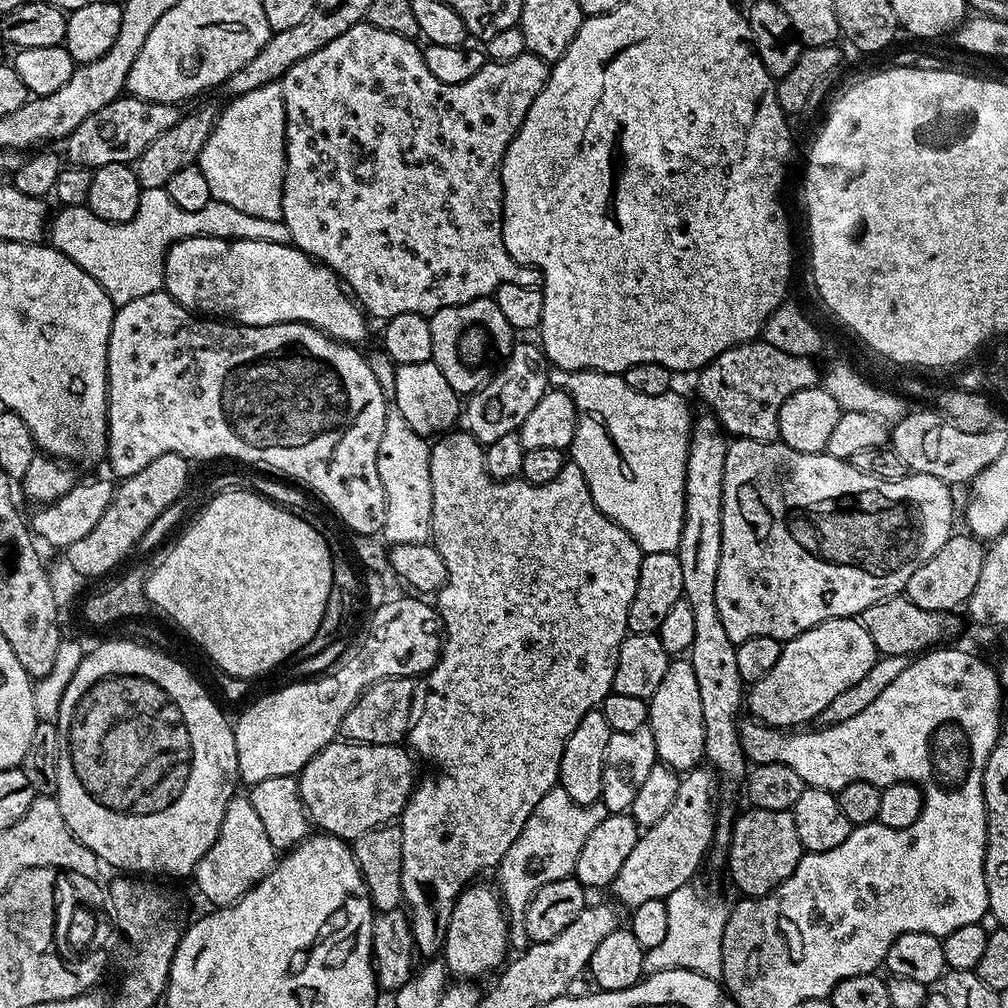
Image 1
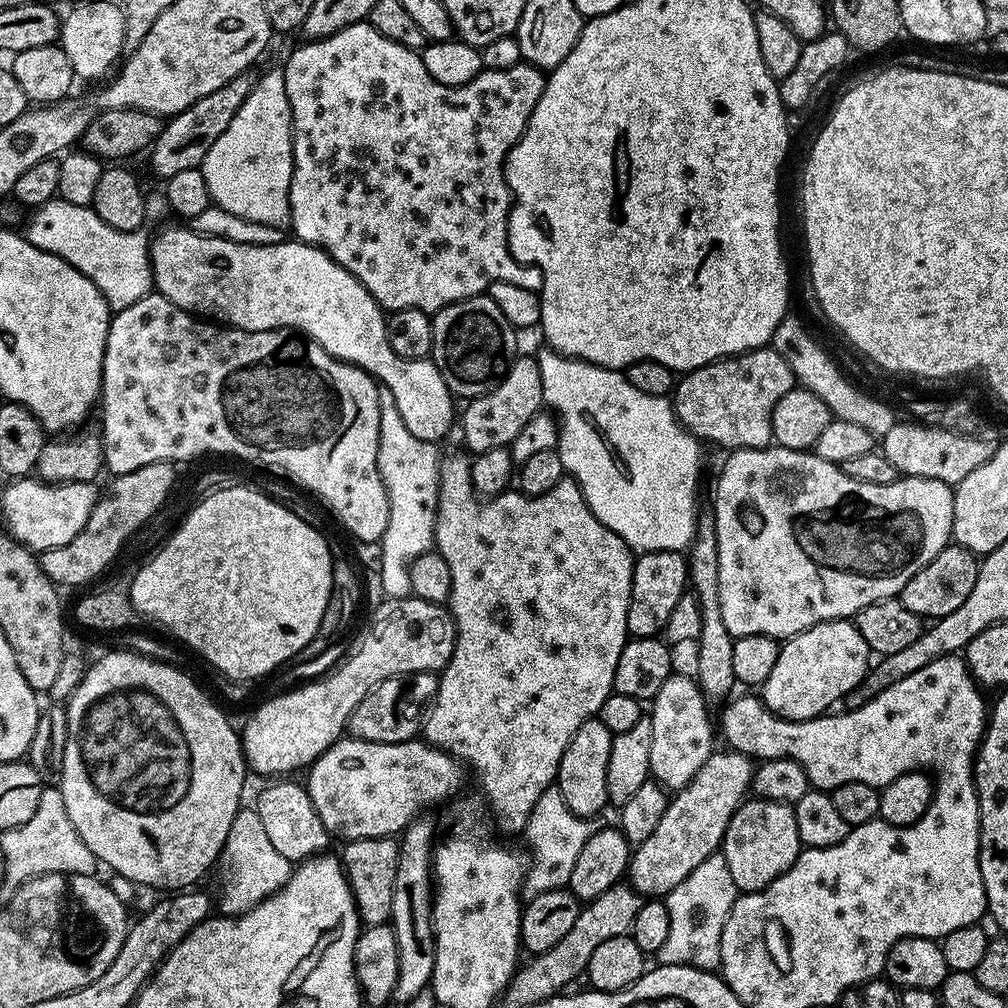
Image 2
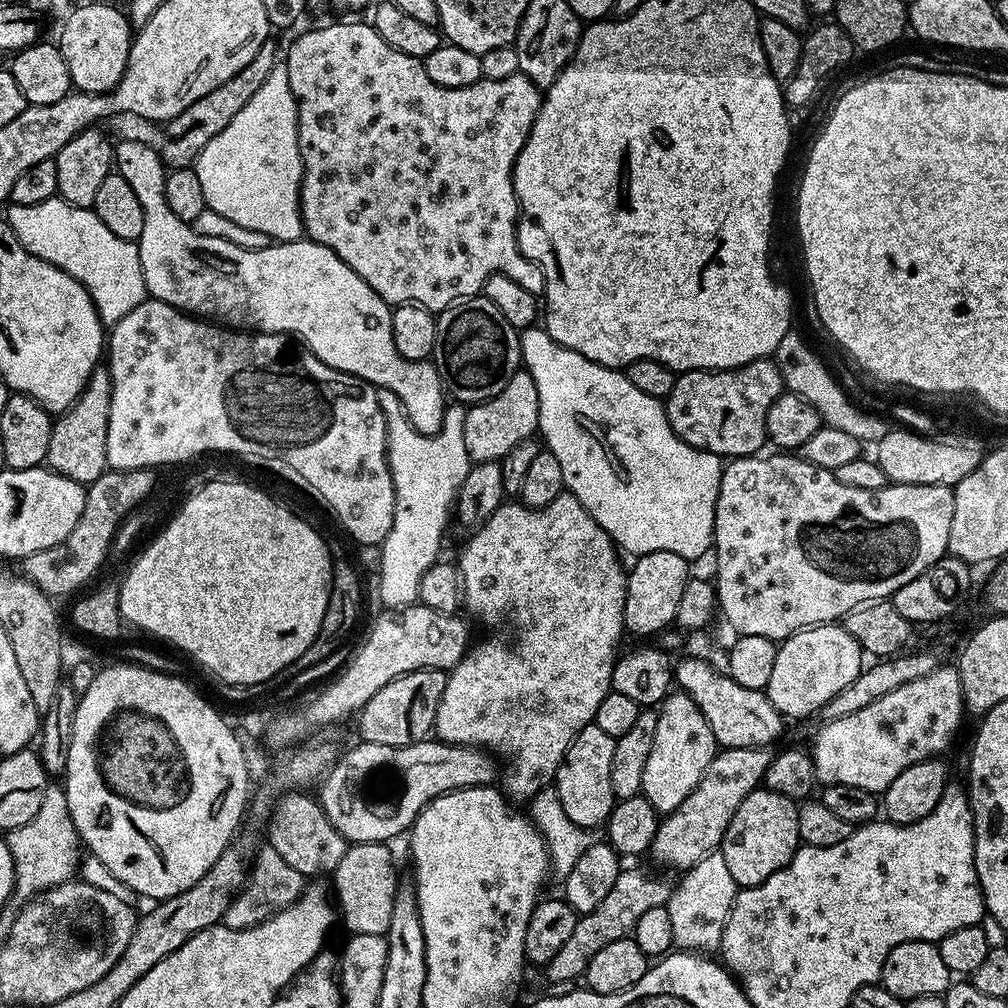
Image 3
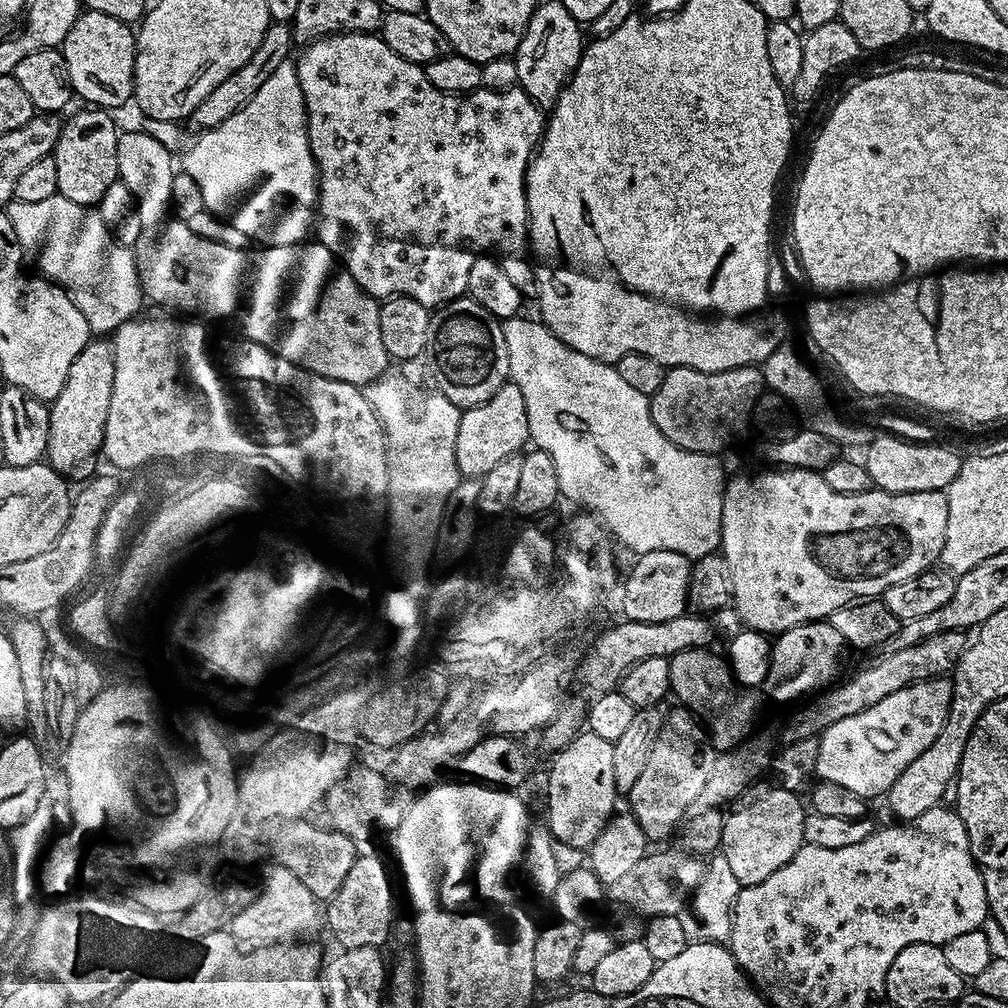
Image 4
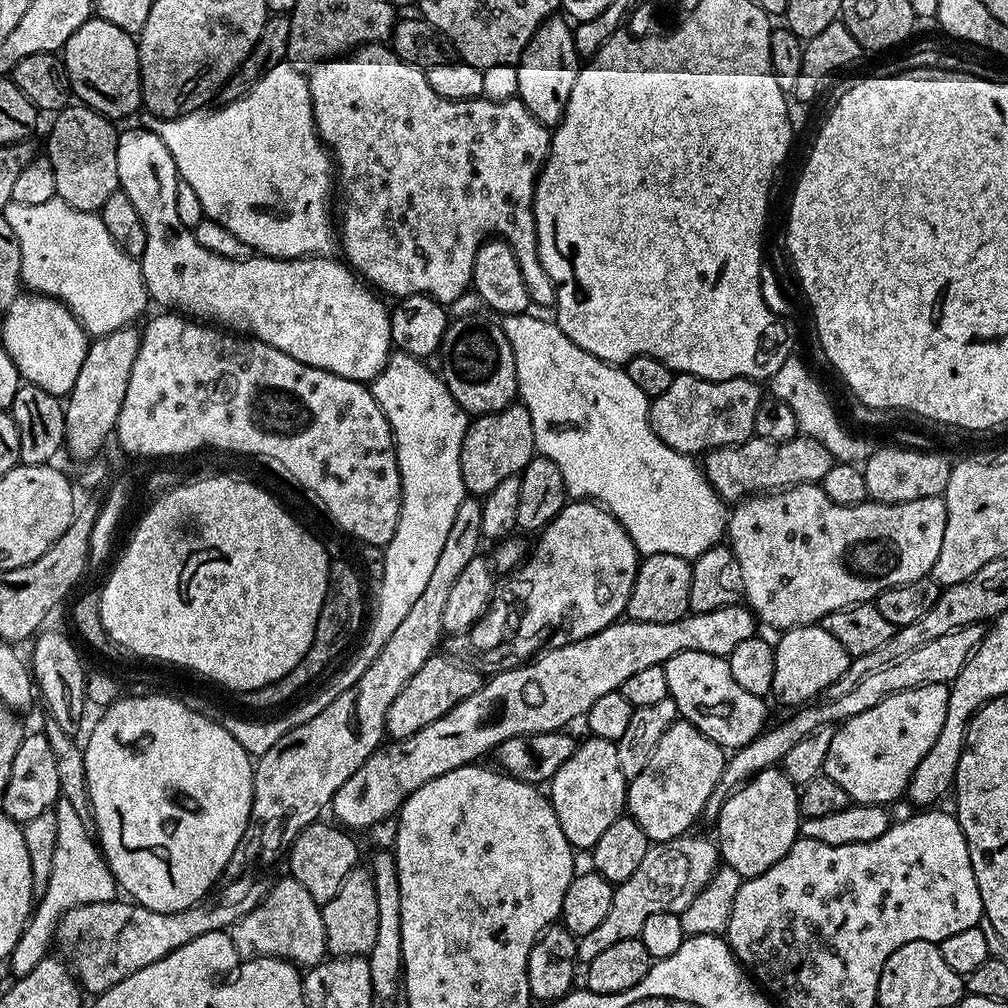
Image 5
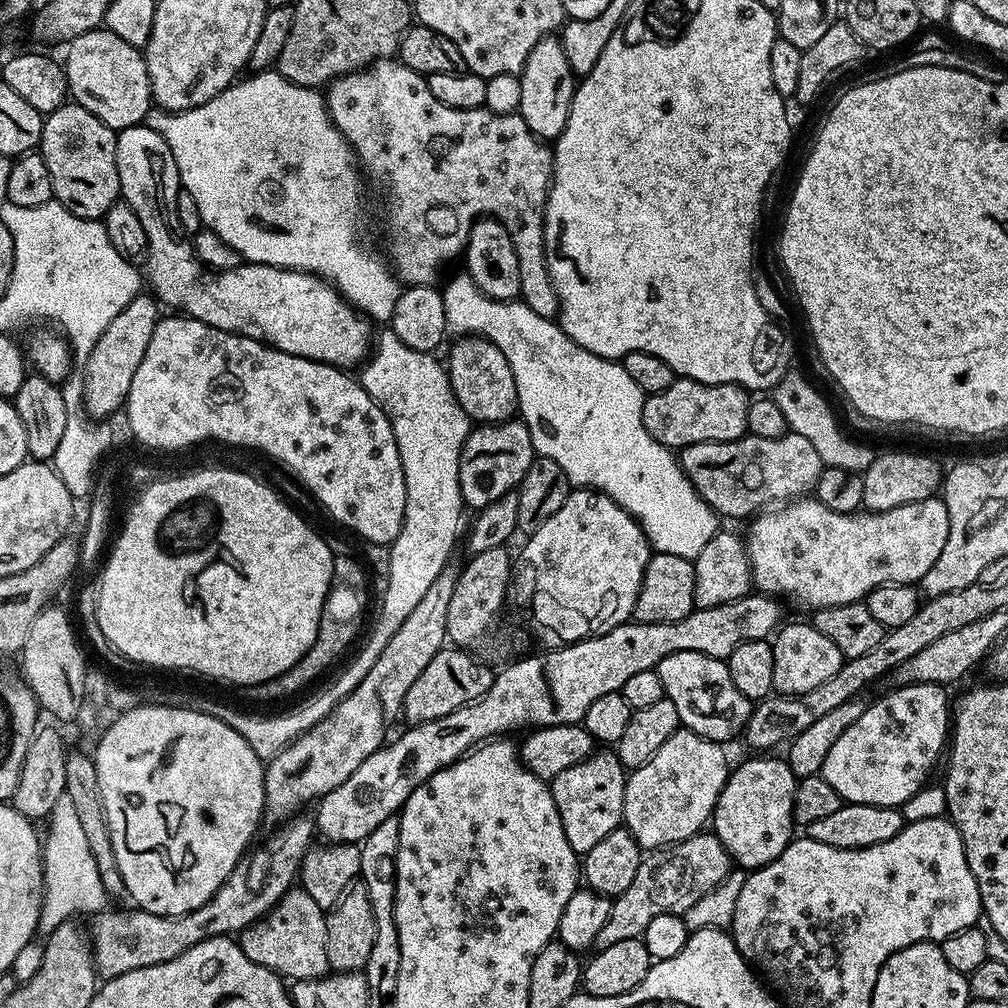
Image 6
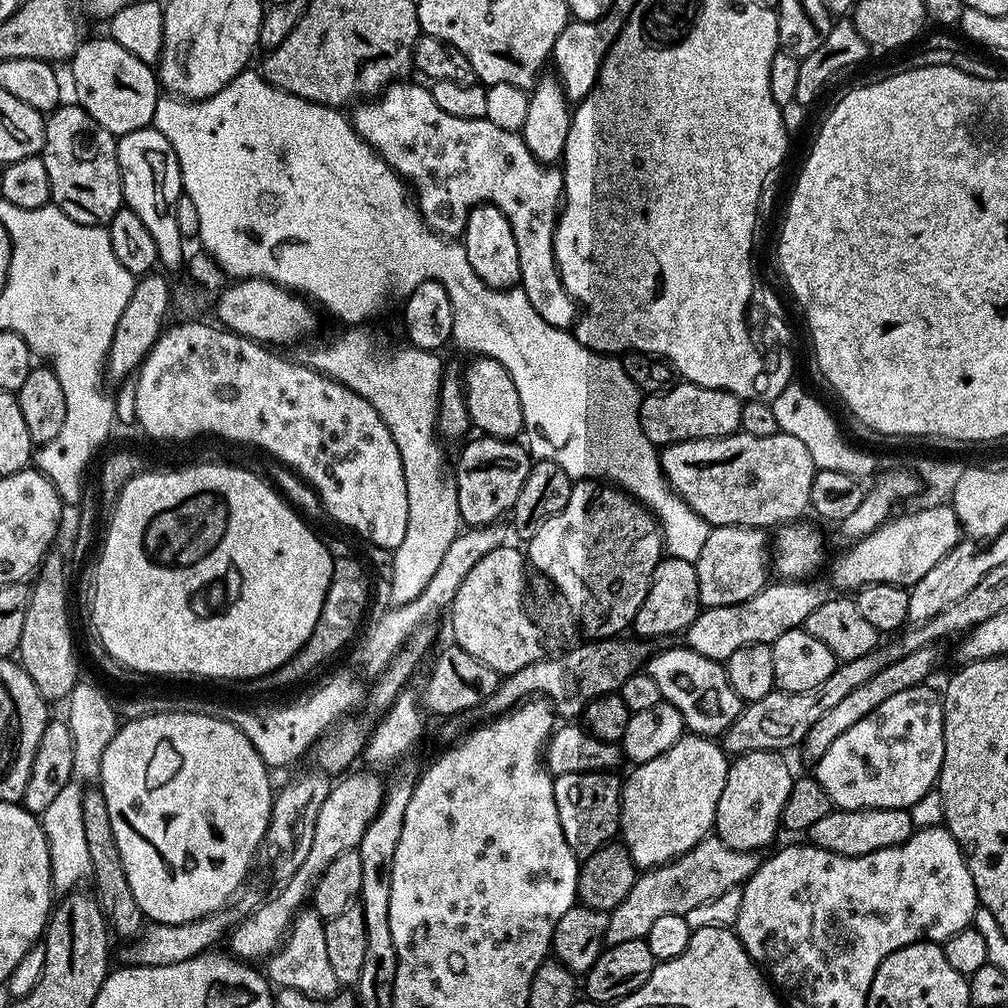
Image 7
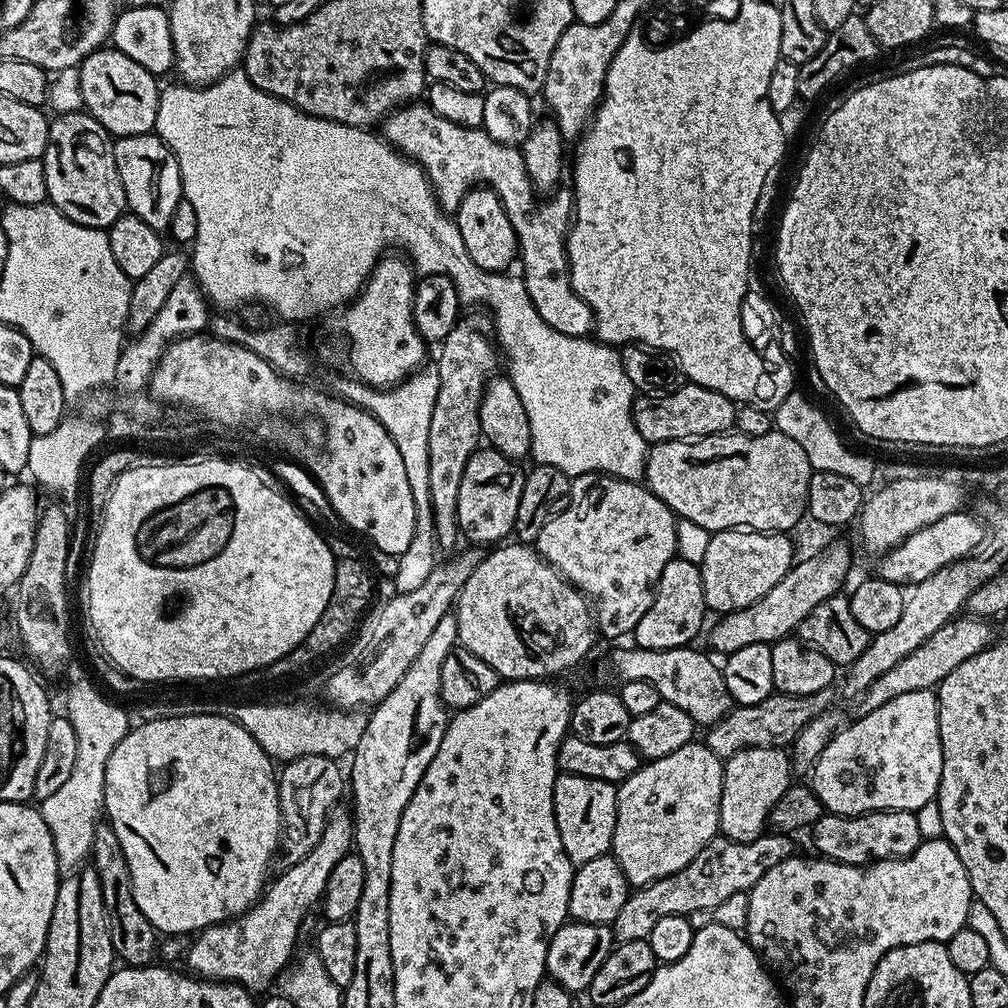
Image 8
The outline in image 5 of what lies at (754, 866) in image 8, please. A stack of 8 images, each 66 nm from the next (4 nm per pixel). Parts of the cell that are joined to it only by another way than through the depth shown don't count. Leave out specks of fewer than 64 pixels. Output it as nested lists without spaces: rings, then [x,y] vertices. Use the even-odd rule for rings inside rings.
[[[685,834],[673,840],[661,840],[650,848],[651,858],[644,861],[639,872],[630,874],[620,884],[615,885],[612,893],[610,914],[598,930],[579,937],[577,941],[577,959],[584,964],[593,961],[603,950],[614,942],[637,939],[642,925],[650,914],[663,912],[684,912],[696,895],[710,882],[721,863],[720,853],[711,839],[703,840],[700,836]],[[654,860],[661,860],[664,865],[656,868]]]

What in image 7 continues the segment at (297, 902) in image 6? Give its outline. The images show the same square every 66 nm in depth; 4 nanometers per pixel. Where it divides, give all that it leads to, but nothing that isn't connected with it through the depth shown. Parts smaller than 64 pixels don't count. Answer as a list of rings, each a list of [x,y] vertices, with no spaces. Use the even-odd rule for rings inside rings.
[[[308,906],[297,912],[283,945],[266,960],[267,979],[277,989],[302,990],[302,994],[317,996],[319,1000],[327,1000],[341,991],[342,985],[334,974],[333,967],[330,966],[329,954],[326,951],[324,926],[325,921],[316,913],[315,908]]]

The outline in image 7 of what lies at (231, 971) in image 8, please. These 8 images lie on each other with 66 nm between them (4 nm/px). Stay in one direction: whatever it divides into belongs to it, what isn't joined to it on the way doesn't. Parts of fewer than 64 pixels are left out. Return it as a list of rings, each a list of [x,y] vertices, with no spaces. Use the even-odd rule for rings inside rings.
[[[363,770],[345,775],[331,785],[326,794],[326,802],[322,802],[322,810],[318,810],[318,822],[314,822],[314,834],[310,842],[310,850],[306,858],[302,858],[302,866],[294,870],[294,874],[285,884],[279,885],[276,893],[269,895],[263,904],[257,906],[249,916],[245,916],[235,928],[231,929],[226,944],[229,944],[231,955],[245,962],[263,961],[272,955],[284,943],[284,938],[292,926],[297,912],[305,907],[311,897],[316,879],[323,874],[326,866],[338,858],[338,854],[357,851],[362,842],[362,834],[366,834],[366,826],[378,814],[384,804],[386,791],[385,781],[380,781],[375,771]]]

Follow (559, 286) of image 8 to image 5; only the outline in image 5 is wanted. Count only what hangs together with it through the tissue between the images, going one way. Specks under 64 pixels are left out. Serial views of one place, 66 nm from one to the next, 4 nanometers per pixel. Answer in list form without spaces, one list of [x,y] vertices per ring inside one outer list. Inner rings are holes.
[[[383,43],[366,44],[334,60],[321,60],[319,64],[311,65],[307,73],[308,89],[312,99],[312,113],[316,123],[316,132],[325,148],[330,150],[334,161],[334,172],[338,177],[338,188],[344,191],[344,221],[338,224],[338,244],[344,247],[343,259],[373,289],[381,293],[389,292],[392,298],[405,296],[433,296],[436,301],[450,306],[457,298],[469,291],[472,282],[472,267],[476,257],[477,247],[493,236],[507,240],[514,250],[514,258],[518,258],[518,266],[522,270],[522,278],[526,282],[526,290],[530,294],[535,307],[551,309],[556,302],[556,288],[546,274],[538,254],[538,238],[536,237],[536,223],[534,222],[534,194],[536,193],[536,179],[540,176],[540,169],[548,158],[548,147],[552,144],[552,132],[519,98],[510,100],[447,100],[434,90],[430,90],[428,73],[425,69],[415,68],[402,62],[392,52],[391,47]]]

